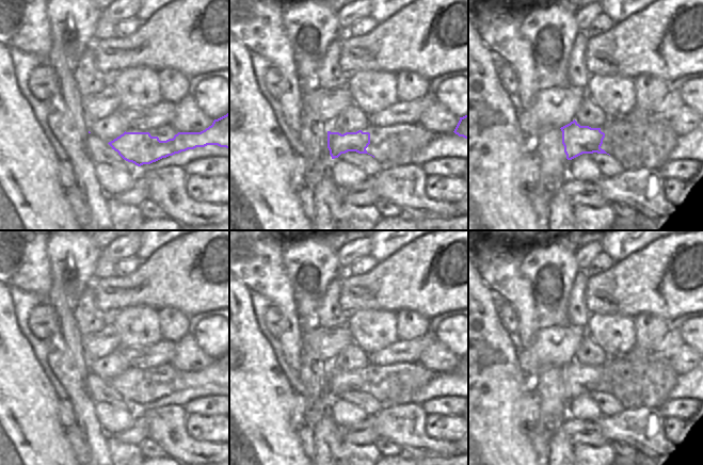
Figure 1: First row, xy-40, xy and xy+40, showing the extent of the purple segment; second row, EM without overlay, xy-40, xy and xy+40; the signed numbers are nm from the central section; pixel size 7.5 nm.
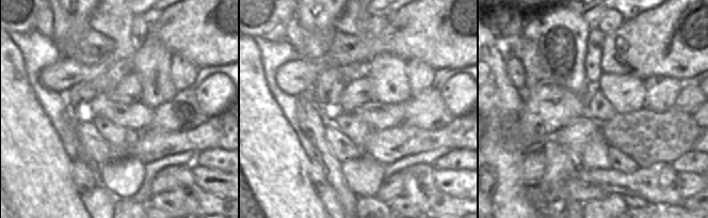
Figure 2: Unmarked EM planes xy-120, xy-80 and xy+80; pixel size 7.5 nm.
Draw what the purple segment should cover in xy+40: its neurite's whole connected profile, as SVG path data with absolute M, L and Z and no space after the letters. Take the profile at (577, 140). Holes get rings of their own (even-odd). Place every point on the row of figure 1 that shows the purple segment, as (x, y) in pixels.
M574 119L560 129L568 160L572 160L582 154L607 154L601 148L605 138L605 133L601 131L601 128L580 126Z

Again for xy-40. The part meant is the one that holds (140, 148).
M229 112L214 119L201 132L178 132L173 139L160 141L149 132L124 132L108 143L126 161L138 166L150 164L162 158L207 145L229 149Z

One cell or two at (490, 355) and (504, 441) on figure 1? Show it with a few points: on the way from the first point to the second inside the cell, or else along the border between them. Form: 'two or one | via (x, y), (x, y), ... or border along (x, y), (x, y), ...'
one | via (490, 377), (490, 419)

